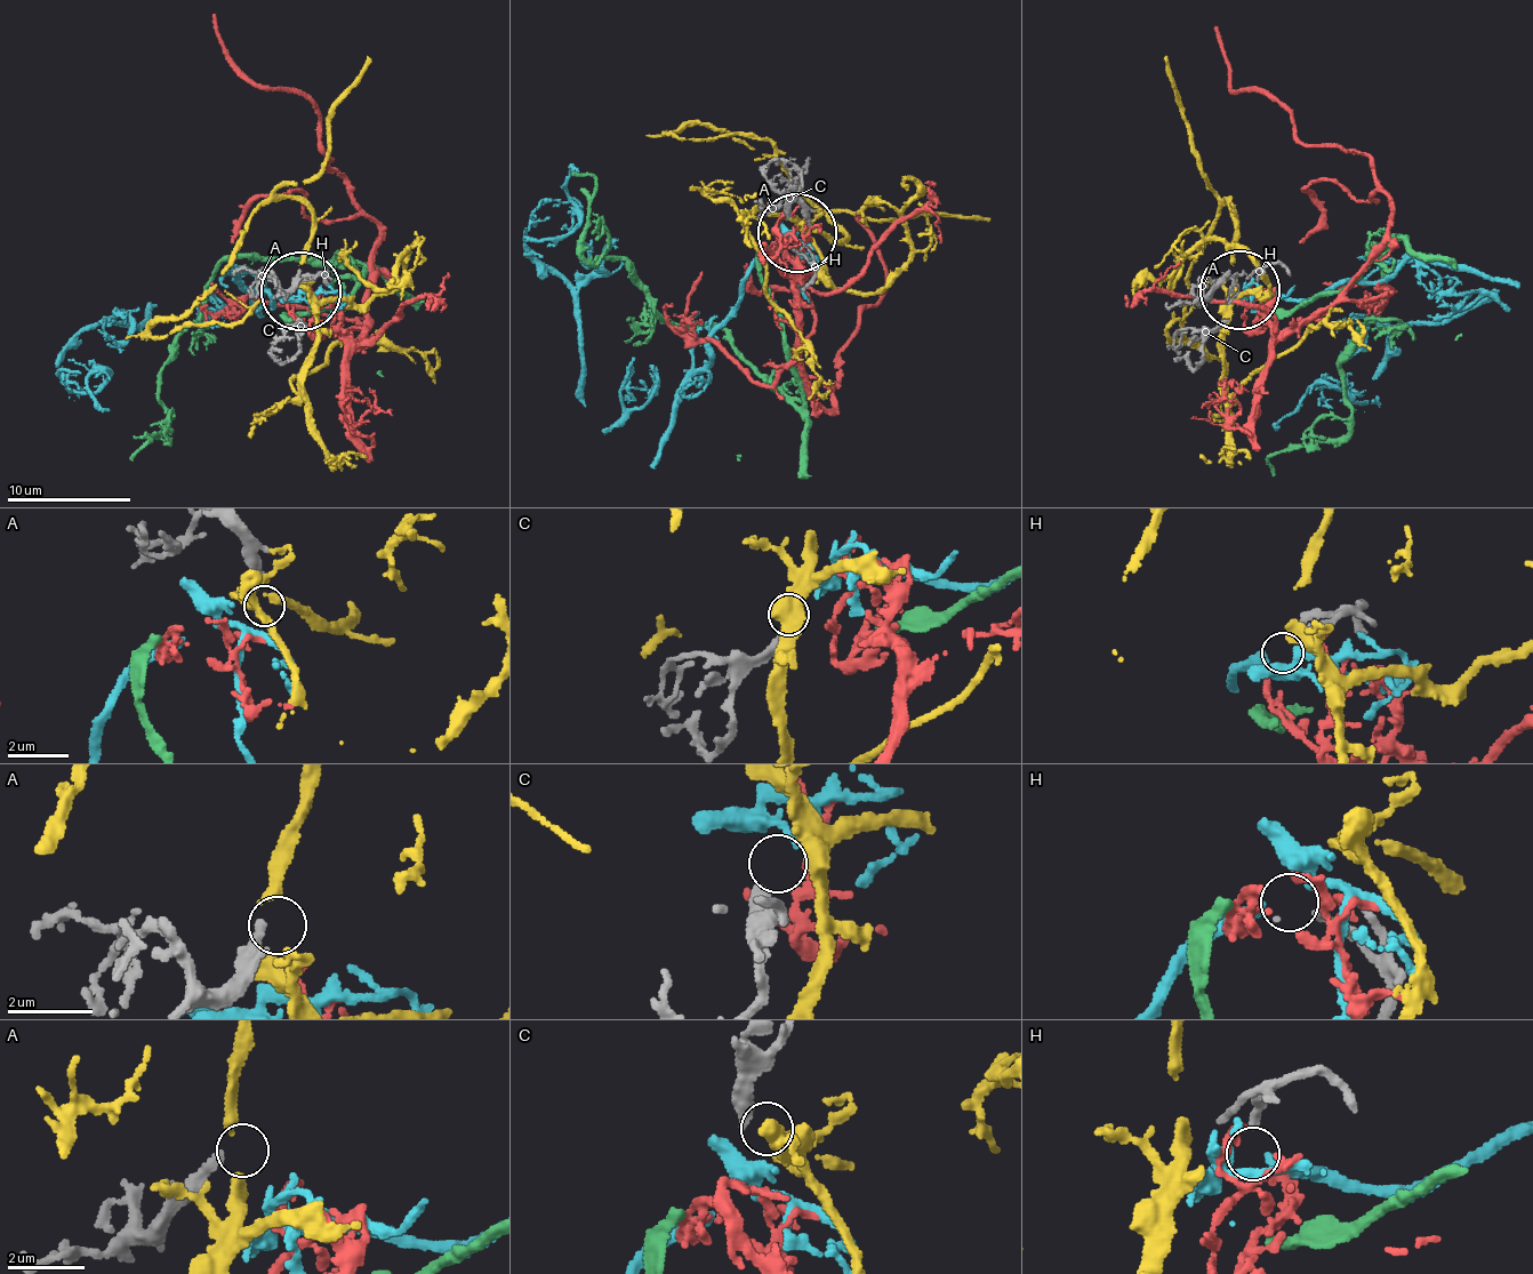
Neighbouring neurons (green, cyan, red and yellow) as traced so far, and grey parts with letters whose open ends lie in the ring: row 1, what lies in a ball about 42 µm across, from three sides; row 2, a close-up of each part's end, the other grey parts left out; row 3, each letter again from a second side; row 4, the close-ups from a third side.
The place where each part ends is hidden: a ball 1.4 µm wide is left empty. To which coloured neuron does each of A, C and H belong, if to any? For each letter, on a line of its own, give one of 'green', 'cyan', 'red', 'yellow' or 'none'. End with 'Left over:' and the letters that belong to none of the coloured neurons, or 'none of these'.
A: none
C: none
H: cyan
Left over: A, C

